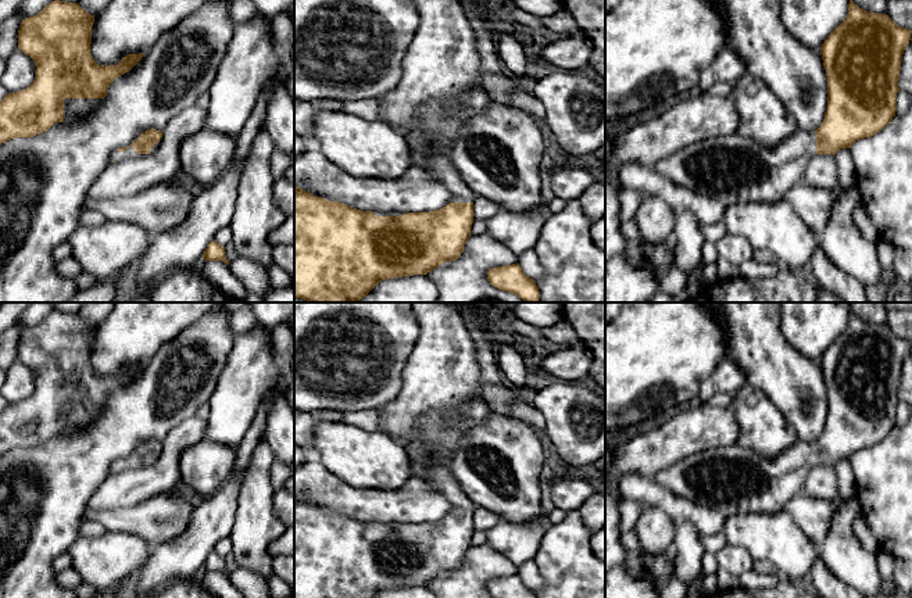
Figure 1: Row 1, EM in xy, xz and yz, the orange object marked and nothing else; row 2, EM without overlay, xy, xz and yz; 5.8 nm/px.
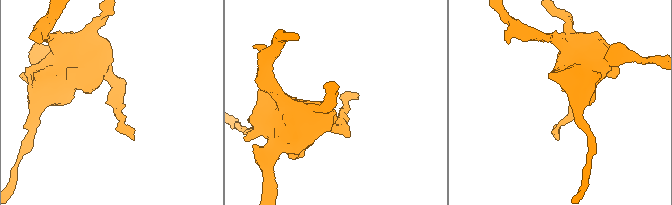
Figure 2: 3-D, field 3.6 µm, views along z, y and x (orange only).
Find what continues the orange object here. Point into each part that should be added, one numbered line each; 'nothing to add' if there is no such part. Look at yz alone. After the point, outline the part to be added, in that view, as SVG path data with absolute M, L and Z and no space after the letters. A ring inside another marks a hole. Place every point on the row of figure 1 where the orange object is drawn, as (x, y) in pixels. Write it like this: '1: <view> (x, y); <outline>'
1: yz (730, 168); M797 130L782 144L772 148L736 133L715 135L686 146L670 157L662 158L654 169L673 183L709 196L725 207L734 203L776 203L804 180L807 164L816 154L815 132Z

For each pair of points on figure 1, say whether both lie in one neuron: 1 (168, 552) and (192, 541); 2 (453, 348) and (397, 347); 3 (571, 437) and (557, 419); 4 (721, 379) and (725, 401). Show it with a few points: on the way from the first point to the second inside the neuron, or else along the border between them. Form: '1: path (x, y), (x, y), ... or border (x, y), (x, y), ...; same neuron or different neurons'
1: path (174, 552), (181, 552), (186, 547); same neuron
2: border (415, 317), (418, 337), (401, 378); different neurons
3: path (571, 433), (561, 423); same neuron
4: border (730, 393), (718, 393), (707, 403); different neurons

